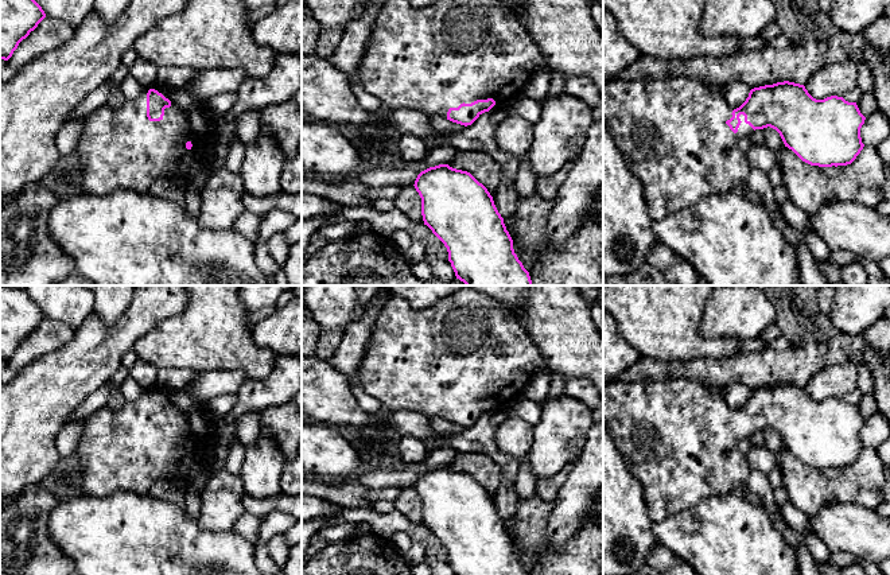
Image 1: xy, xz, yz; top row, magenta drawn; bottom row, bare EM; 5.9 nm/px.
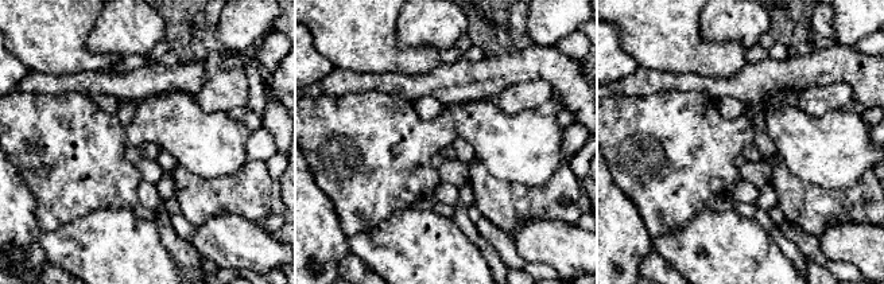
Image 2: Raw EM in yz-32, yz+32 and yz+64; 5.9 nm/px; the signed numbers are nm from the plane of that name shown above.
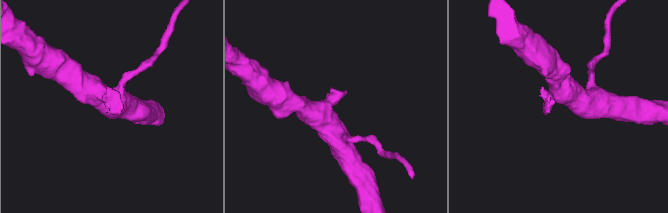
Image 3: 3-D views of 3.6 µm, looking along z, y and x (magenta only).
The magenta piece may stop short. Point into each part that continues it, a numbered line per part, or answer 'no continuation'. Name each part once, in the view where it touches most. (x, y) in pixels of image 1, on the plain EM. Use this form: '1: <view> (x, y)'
1: xy (119, 450)

